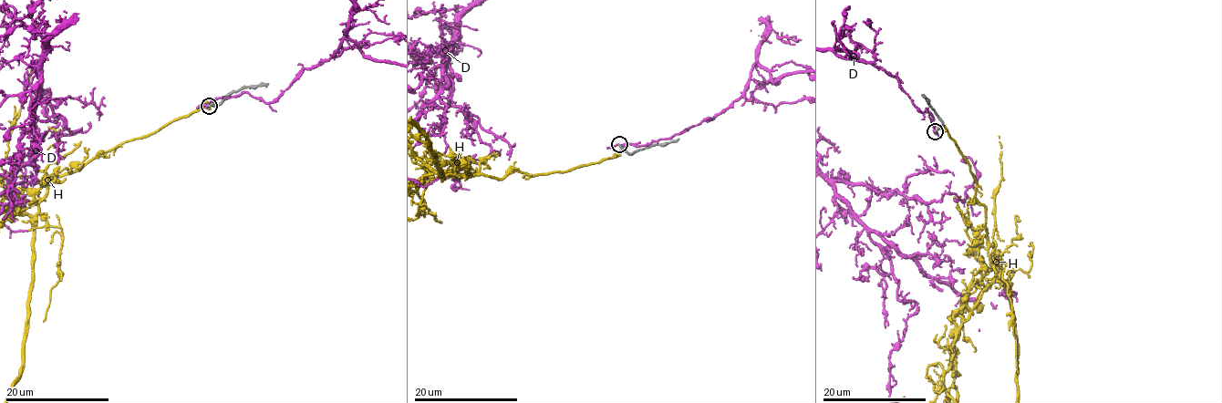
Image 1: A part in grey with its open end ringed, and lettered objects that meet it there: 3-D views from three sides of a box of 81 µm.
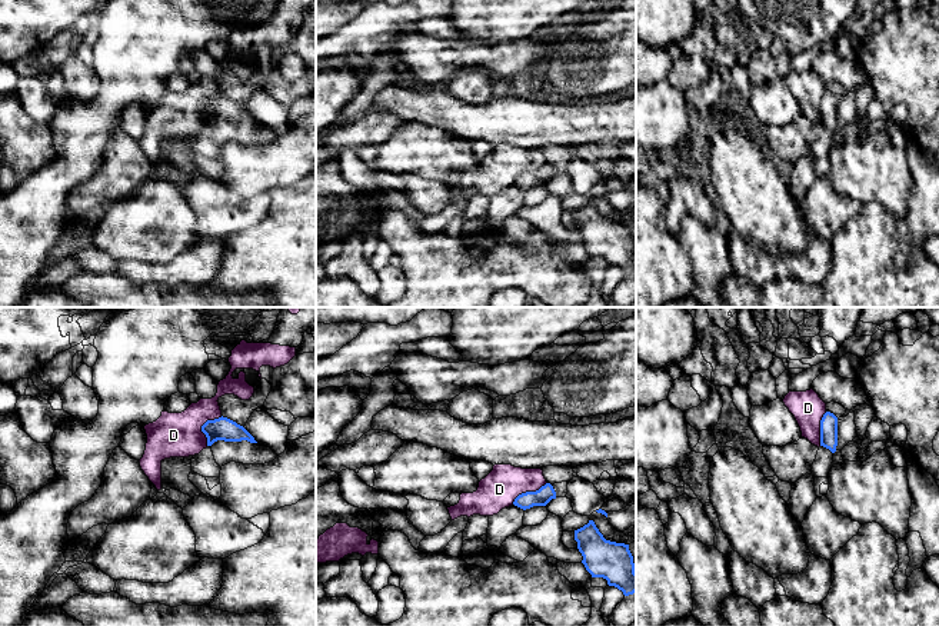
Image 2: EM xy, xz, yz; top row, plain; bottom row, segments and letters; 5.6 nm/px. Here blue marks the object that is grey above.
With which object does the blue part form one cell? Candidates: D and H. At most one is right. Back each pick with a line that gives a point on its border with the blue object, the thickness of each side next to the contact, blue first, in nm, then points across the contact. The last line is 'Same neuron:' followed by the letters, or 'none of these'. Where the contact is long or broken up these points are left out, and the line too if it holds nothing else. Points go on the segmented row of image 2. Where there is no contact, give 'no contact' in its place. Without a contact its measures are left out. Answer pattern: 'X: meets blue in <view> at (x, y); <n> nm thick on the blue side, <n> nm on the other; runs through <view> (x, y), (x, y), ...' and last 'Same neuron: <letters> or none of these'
Same neuron: none of these

